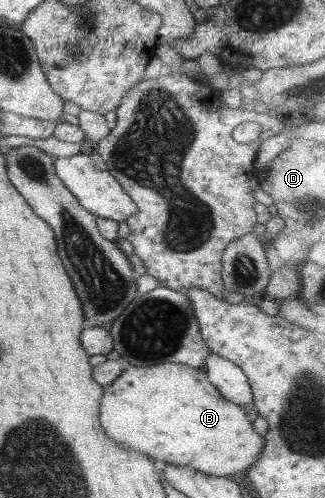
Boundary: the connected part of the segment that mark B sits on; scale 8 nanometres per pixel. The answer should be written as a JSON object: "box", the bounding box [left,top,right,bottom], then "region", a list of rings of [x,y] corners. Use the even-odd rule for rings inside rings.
{"box":[98,363,264,477],"region":[[[162,363],[152,366],[132,366],[102,389],[99,398],[98,422],[104,434],[116,445],[146,455],[152,462],[166,465],[188,466],[208,477],[226,477],[238,470],[250,468],[256,454],[264,446],[263,437],[252,430],[244,412],[226,402],[205,373],[182,363]]]}

